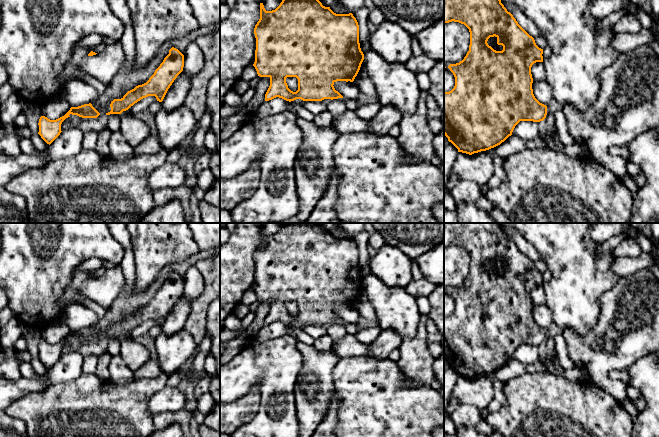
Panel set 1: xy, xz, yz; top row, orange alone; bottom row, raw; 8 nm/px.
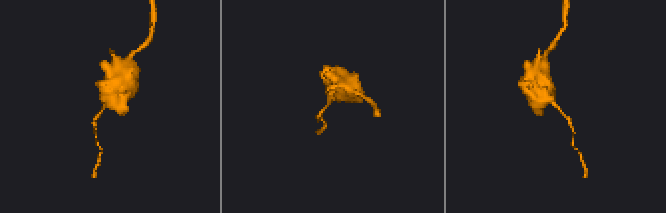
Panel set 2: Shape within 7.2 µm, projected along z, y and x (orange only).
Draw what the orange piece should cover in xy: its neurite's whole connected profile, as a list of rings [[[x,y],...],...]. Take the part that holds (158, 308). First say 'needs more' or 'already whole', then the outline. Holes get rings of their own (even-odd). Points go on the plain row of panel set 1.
already whole; [[[172,271],[149,304],[128,315],[121,323],[114,323],[110,328],[111,335],[106,339],[121,338],[148,320],[155,320],[157,325],[162,326],[174,304],[183,295],[183,291],[184,279]]]

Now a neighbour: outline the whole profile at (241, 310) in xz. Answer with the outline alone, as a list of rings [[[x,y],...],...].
[[[239,303],[234,310],[234,315],[239,319],[243,319],[249,312],[250,309],[248,306]]]

